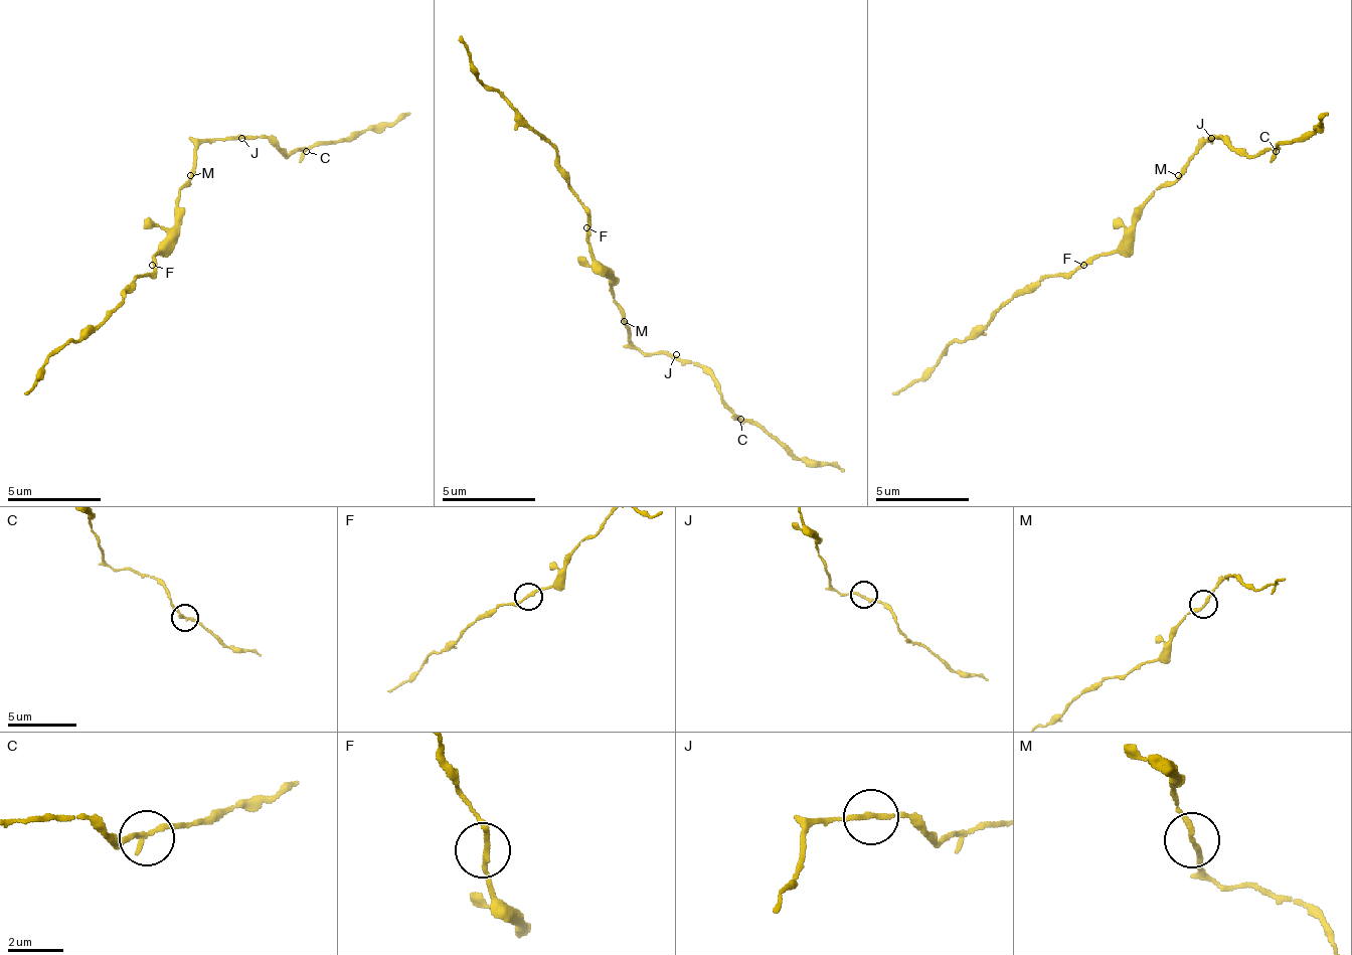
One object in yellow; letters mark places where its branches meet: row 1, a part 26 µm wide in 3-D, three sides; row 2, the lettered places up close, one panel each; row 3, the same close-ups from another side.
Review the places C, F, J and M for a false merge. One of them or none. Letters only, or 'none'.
none

